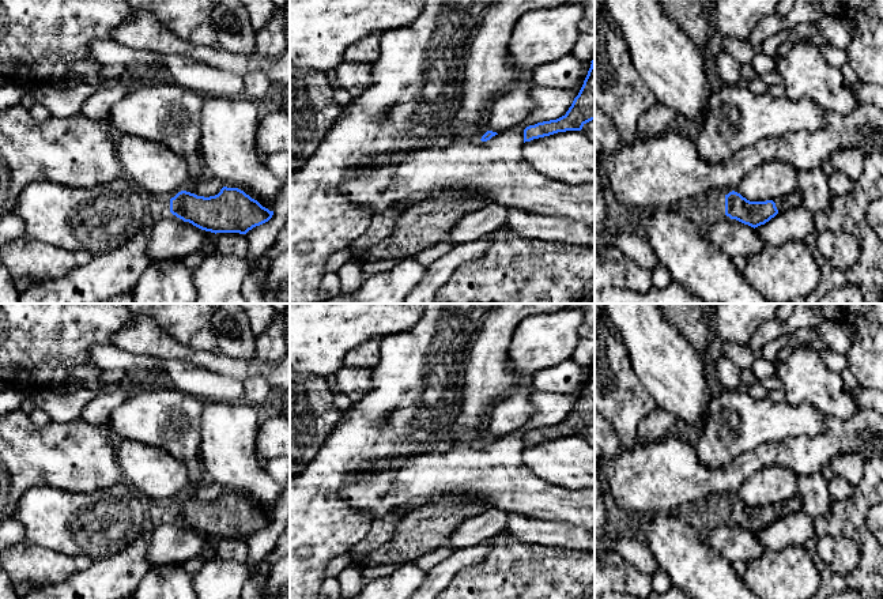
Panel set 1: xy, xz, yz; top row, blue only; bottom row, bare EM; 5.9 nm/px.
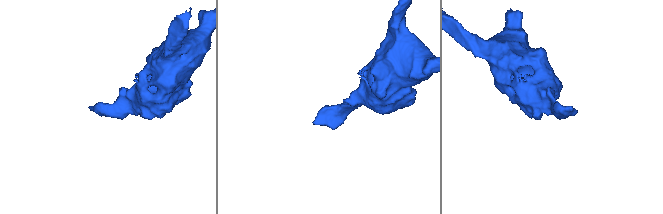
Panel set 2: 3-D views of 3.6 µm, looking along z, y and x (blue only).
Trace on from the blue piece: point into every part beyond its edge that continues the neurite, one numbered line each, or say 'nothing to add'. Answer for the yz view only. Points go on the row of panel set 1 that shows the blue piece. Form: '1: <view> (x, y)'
1: yz (795, 199)

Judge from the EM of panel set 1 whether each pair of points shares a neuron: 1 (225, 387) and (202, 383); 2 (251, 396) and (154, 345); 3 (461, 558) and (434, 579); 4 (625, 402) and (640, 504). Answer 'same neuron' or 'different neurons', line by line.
1: same neuron
2: different neurons
3: same neuron
4: different neurons

